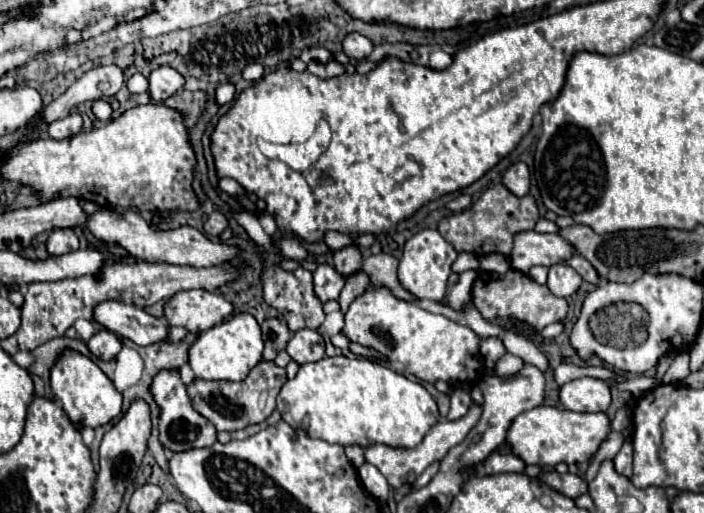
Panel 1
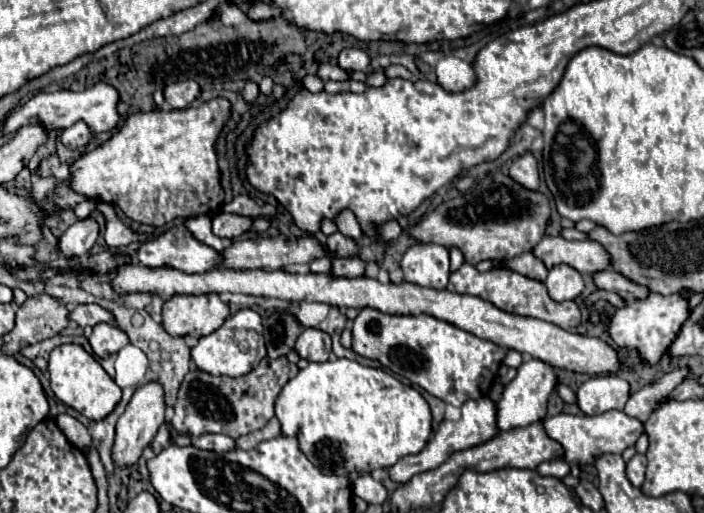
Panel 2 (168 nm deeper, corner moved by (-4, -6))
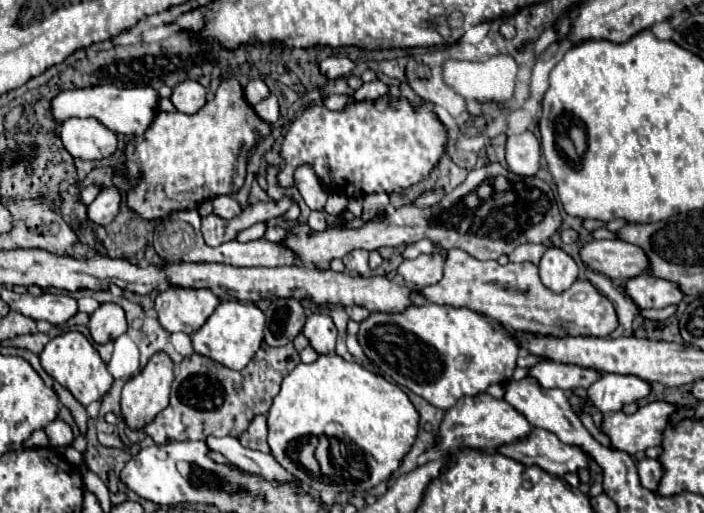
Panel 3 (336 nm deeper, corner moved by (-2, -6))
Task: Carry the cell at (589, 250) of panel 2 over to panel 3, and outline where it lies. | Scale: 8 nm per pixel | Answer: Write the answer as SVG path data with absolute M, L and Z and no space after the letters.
M592 241L580 251L582 261L610 279L632 279L648 271L648 257L638 245L628 245L628 241Z

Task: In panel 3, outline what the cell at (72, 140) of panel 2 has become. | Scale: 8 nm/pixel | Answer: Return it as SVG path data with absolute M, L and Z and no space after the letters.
M72 117L62 123L60 139L64 149L78 159L106 159L118 147L118 137L112 129L96 119Z

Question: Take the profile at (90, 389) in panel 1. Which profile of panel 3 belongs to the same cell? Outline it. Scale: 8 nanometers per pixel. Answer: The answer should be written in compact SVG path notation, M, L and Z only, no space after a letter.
M68 331L62 335L56 335L50 339L40 353L42 369L62 387L66 387L84 407L88 407L94 401L102 401L102 397L112 387L112 375L108 373L106 363L100 359L98 351L92 347L92 343L78 331Z

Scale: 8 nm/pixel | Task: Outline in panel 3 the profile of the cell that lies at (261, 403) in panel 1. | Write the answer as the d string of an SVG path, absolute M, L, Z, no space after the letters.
M292 343L282 347L260 345L252 361L236 371L212 361L200 353L192 353L178 365L178 375L172 385L170 405L160 411L152 423L144 427L158 445L170 441L204 441L208 435L214 437L240 437L252 417L266 415L272 399L280 391L282 379L300 363L300 355Z

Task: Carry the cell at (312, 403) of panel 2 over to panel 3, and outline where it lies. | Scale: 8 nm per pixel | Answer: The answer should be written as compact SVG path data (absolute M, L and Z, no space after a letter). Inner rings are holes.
M320 355L318 361L310 365L296 365L292 373L288 373L282 381L280 393L274 397L272 407L268 411L268 445L272 457L298 481L304 481L314 491L334 491L334 493L350 493L350 495L366 495L378 483L386 481L392 471L398 469L402 457L410 451L418 433L418 413L410 403L408 395L394 383L386 381L380 375L366 371L358 363L348 363L338 355ZM326 435L330 439L328 457L334 467L330 473L310 473L298 459L302 439Z

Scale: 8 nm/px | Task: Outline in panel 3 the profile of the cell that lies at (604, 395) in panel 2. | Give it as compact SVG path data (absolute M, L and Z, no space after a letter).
M604 373L586 395L600 411L620 411L628 403L638 403L652 393L652 385L636 375Z

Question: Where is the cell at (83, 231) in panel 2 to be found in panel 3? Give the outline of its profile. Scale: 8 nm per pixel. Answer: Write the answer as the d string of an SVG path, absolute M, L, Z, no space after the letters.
M106 187L98 193L98 197L88 205L88 217L90 221L98 225L108 225L114 221L114 217L120 211L120 189L118 187Z

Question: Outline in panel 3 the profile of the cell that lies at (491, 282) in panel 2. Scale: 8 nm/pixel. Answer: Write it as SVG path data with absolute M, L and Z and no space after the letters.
M450 249L446 255L444 277L436 285L414 289L416 295L452 307L470 307L512 331L524 331L544 337L608 337L618 327L614 305L590 283L576 279L564 293L552 293L542 285L538 267L534 263L508 263L480 261L462 249Z

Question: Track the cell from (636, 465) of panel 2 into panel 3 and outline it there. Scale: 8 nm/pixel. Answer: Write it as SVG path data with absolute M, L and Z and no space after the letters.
M644 459L644 461L638 461L638 475L646 489L656 491L660 485L660 477L664 475L664 469L658 459Z

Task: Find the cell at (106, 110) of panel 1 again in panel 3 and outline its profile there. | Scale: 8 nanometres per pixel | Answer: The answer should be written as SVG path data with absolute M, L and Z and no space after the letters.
M98 85L88 89L62 91L52 99L52 117L66 121L70 117L94 117L108 129L122 135L142 135L158 113L158 91L152 87L118 89L114 85Z

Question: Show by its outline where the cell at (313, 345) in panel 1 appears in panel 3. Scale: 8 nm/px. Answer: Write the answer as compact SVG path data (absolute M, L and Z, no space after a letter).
M322 313L310 315L308 321L306 321L306 325L304 325L304 331L302 331L302 333L308 337L310 345L312 345L318 353L326 355L326 353L334 351L336 335L338 335L338 333L336 333L336 325L334 325L332 317L322 315Z

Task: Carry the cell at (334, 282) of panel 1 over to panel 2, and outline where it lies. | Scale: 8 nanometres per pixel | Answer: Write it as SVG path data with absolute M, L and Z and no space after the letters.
M358 257L350 259L332 259L332 271L334 277L362 277L364 275L364 263Z

